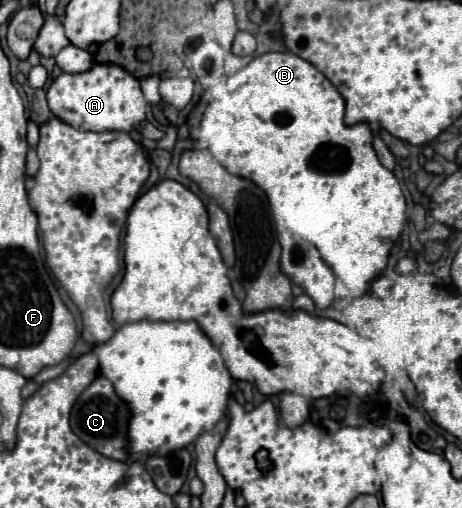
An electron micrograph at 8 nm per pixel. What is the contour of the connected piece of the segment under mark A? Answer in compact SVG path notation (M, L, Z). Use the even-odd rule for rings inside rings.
M95 64L91 70L81 74L61 74L49 86L47 102L57 118L79 130L143 130L147 118L147 102L143 98L139 80L117 64Z

